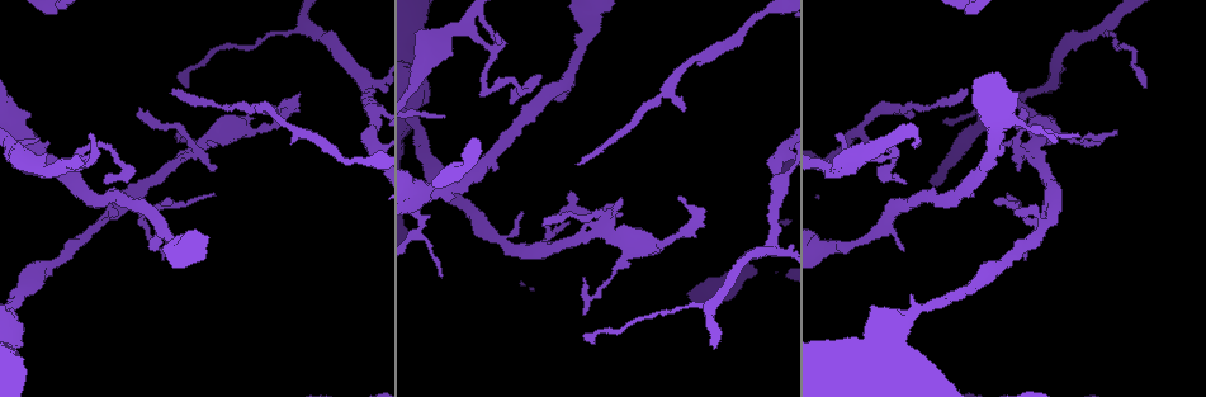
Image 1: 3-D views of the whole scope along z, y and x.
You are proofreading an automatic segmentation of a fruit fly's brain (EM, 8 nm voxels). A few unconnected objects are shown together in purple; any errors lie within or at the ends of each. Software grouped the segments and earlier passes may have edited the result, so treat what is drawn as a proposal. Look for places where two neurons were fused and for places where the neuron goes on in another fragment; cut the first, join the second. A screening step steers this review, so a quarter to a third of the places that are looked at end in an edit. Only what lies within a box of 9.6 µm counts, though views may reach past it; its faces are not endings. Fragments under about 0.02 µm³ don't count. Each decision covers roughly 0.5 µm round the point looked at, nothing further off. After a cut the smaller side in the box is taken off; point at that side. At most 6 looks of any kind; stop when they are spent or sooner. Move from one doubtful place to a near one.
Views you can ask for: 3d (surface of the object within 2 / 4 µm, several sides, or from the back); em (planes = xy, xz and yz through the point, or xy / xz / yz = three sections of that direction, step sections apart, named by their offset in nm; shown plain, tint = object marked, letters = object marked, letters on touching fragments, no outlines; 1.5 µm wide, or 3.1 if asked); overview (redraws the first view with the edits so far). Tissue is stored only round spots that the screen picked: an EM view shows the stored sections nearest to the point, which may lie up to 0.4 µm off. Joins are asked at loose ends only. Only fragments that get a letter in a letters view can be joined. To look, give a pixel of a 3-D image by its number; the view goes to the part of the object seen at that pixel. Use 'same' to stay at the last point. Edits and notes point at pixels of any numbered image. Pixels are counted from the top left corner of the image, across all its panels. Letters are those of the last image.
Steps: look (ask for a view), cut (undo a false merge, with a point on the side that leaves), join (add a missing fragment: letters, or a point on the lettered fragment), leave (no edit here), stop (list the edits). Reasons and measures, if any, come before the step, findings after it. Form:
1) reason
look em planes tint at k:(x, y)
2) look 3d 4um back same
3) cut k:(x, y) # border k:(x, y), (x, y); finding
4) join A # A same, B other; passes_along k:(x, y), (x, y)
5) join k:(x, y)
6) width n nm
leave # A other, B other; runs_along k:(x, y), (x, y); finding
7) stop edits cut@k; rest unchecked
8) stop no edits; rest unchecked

thin end
look em planes letters at 1:(1027, 112)

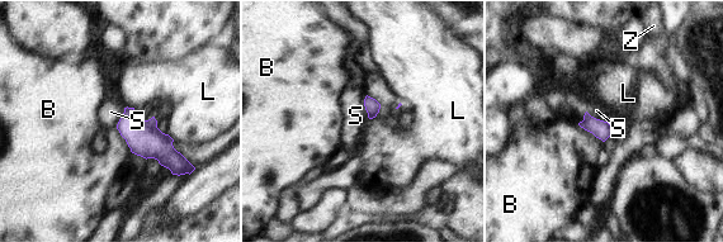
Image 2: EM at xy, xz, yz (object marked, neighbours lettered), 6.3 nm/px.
width 90 nm
leave # B other, L other, S other, Z other; border 2:(577, 123), (587, 112), (612, 126); no lettered fragment goes on from it

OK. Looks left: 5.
branch stops here
look 3d 4um at 1:(993, 200)

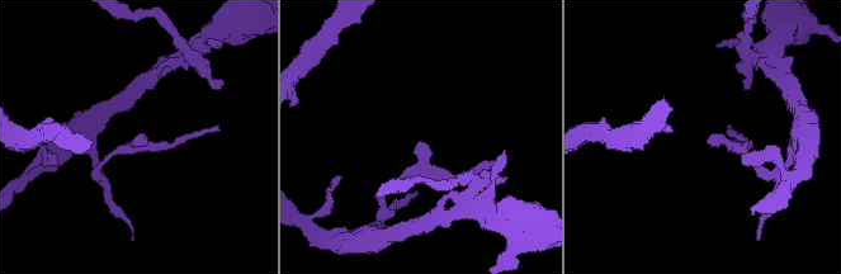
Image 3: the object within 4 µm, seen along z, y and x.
shape alone is not enough
look em 3.1um xy step 8 letters at 3:(136, 140)

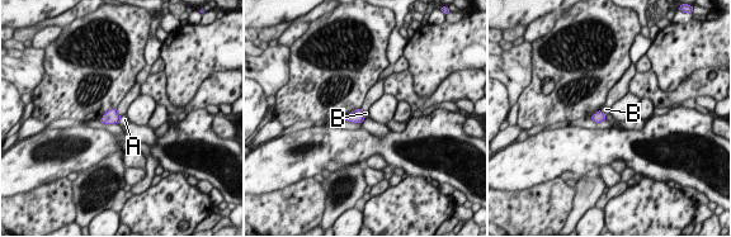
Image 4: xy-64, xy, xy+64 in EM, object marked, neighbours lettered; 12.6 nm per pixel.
leave # A other, B other; border 4:(599, 110), (605, 114); none of them fits

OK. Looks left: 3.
an open end
look em planes letters at 1:(557, 99)

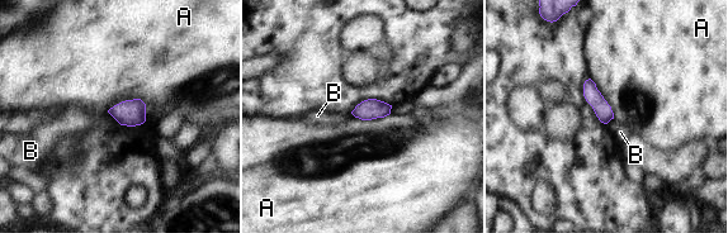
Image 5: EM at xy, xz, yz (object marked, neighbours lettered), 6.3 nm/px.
leave # A other, B other; border 5:(107, 112), (140, 99), (146, 120); no lettered fragment goes on from it

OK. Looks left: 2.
stop no edits; rest unchecked

